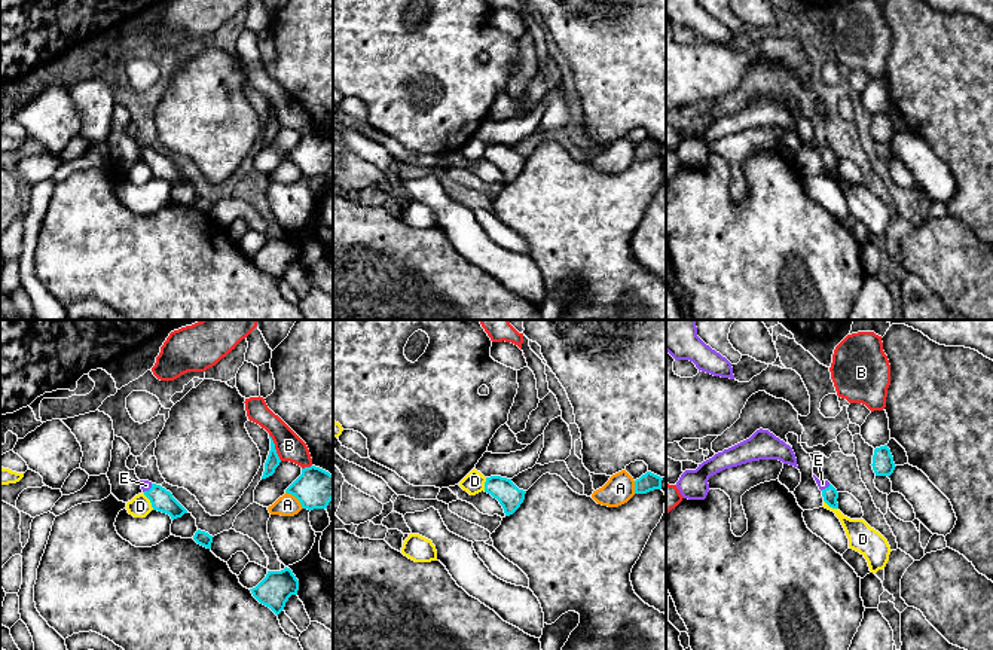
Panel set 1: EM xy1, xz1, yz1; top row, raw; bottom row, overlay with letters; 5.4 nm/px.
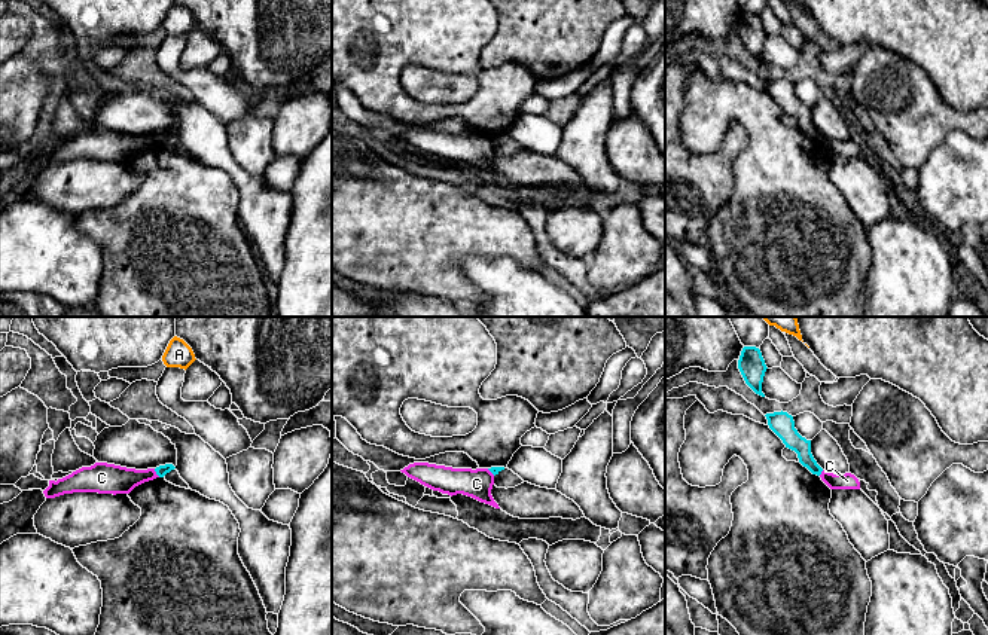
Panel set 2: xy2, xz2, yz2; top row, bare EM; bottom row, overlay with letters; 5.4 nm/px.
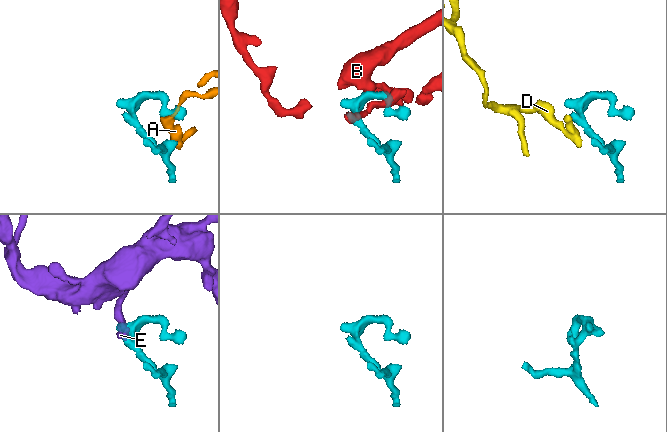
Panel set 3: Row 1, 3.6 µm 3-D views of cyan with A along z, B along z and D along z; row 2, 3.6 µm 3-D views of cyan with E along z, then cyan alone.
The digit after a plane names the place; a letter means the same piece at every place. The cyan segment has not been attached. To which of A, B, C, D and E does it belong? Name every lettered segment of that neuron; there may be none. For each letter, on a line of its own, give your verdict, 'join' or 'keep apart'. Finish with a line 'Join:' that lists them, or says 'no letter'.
A: keep apart
B: keep apart
C: keep apart
D: keep apart
E: join
Join: E

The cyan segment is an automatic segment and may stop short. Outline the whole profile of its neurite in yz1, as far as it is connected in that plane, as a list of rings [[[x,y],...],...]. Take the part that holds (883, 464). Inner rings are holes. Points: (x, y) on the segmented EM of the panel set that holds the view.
[[[887,445],[876,448],[873,455],[873,470],[876,476],[890,476],[895,470],[893,457]]]

